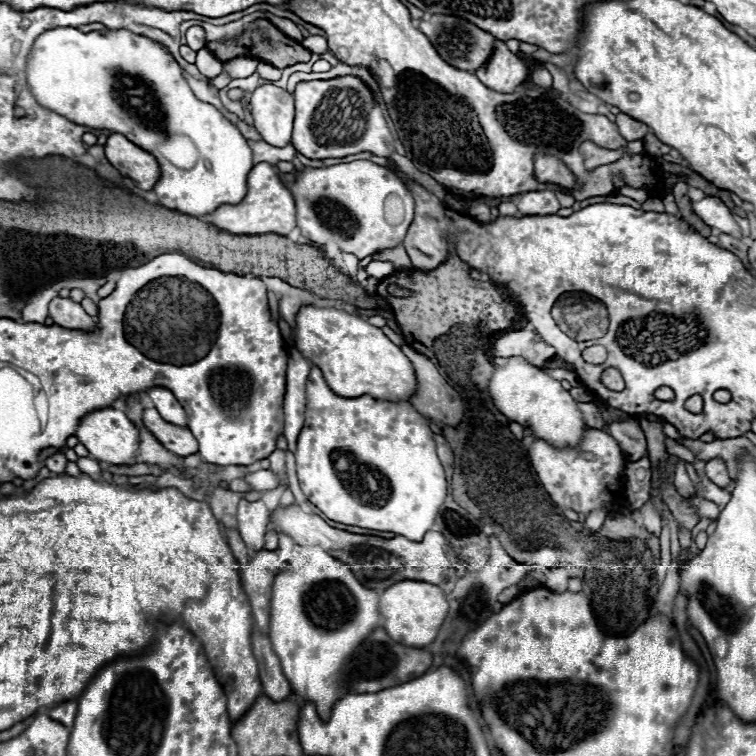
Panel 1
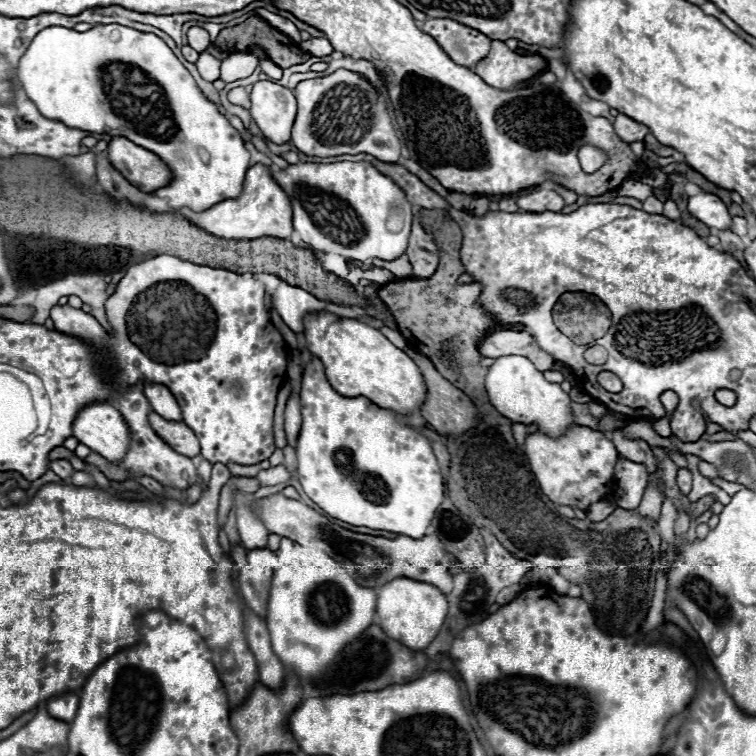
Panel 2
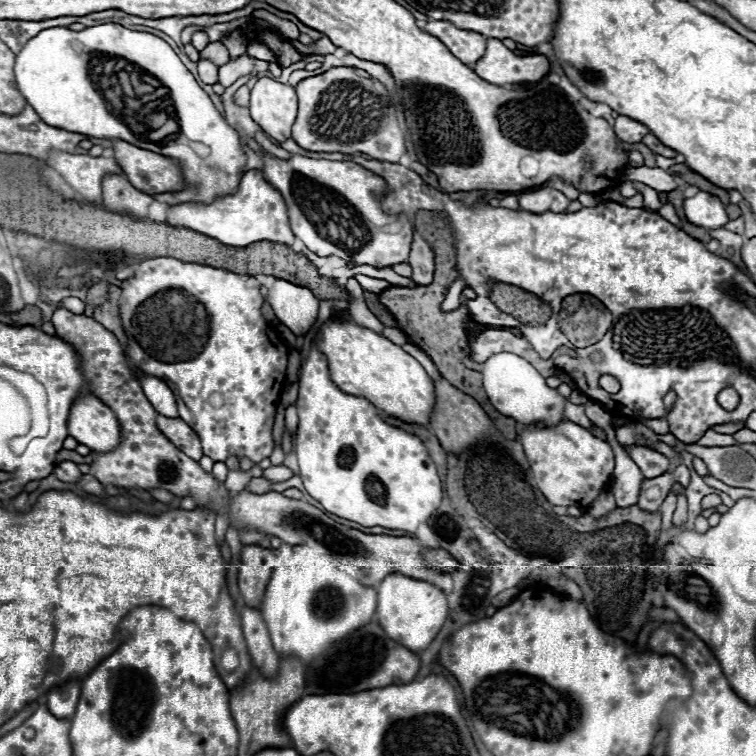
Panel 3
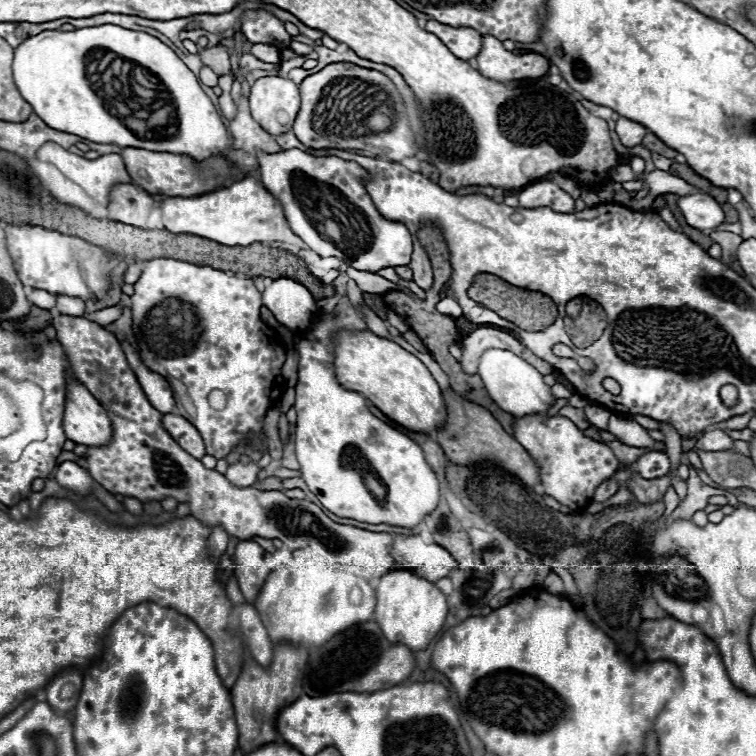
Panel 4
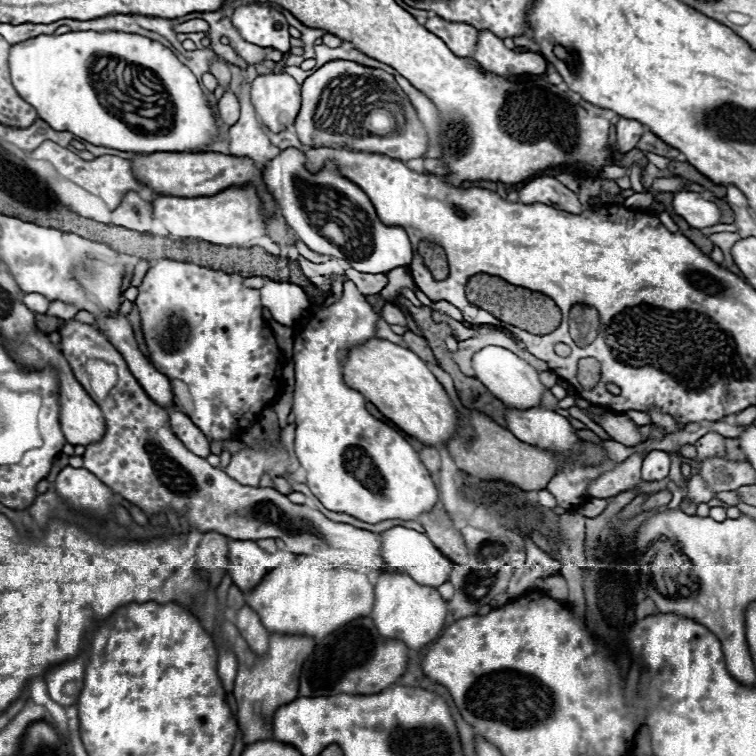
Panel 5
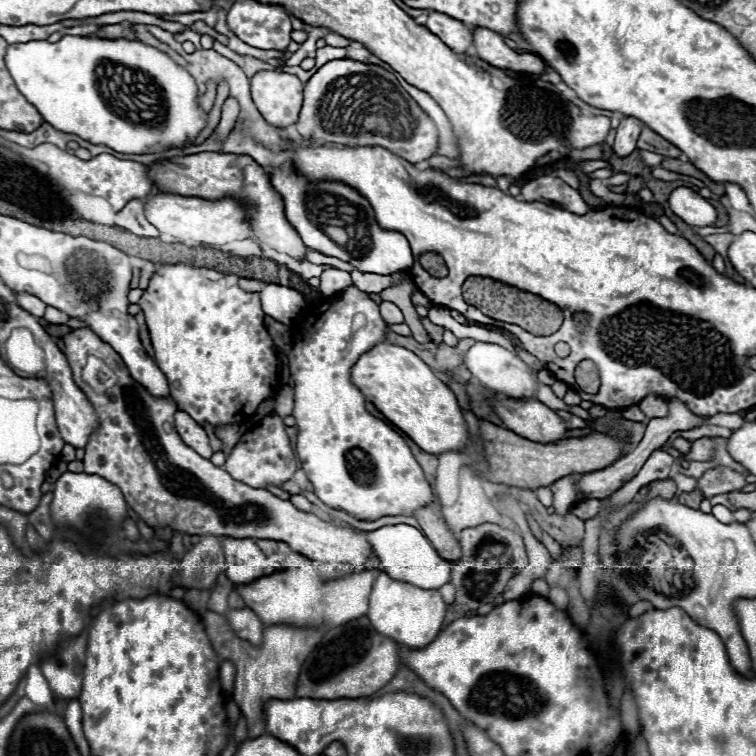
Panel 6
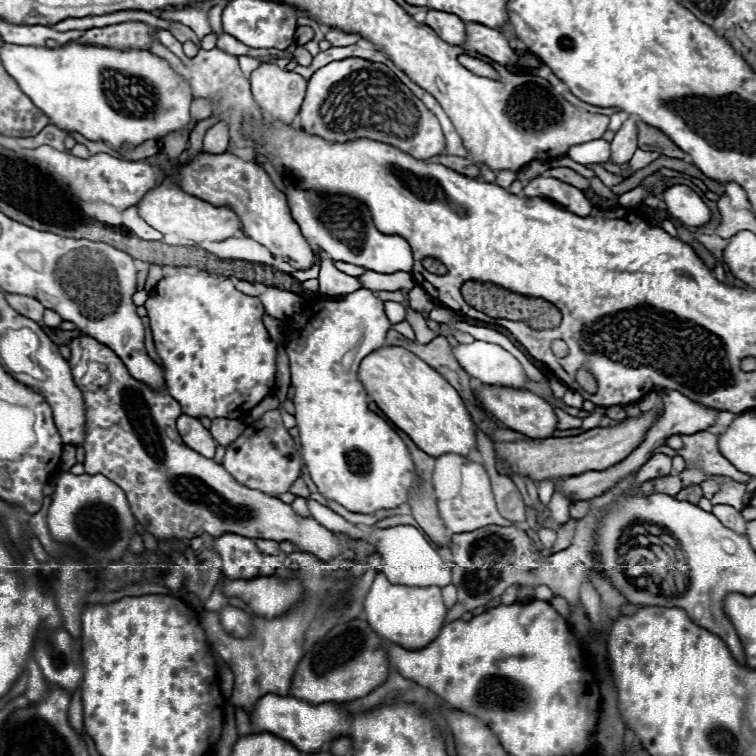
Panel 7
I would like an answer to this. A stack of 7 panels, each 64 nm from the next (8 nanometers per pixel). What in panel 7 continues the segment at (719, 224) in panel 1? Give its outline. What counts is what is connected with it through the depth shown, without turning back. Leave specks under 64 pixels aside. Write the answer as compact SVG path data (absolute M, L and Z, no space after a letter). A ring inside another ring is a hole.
M670 186L664 192L664 202L668 212L682 220L686 226L704 226L706 222L710 222L712 212L710 208L704 204L704 200L688 186Z

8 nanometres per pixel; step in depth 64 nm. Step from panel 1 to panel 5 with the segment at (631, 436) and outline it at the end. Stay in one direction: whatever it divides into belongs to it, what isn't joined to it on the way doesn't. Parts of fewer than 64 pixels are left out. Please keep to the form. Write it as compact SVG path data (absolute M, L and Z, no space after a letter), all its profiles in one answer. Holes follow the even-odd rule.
M652 450L646 454L642 462L642 480L652 482L652 480L664 480L670 470L670 454L662 450Z

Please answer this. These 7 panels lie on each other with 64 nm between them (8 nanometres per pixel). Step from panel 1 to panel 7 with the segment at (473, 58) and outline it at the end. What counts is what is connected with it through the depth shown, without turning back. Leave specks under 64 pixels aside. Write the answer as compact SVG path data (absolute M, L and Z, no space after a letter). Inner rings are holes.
M430 10L426 16L426 26L430 26L444 42L452 46L462 46L466 42L466 24L454 14Z

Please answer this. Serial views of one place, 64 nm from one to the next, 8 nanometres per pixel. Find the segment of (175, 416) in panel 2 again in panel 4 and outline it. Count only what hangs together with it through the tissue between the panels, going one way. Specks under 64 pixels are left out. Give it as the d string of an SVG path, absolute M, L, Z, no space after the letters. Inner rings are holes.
M122 342L122 348L126 352L126 358L128 358L128 362L130 362L130 366L132 366L132 370L134 370L134 374L136 374L140 386L142 386L142 390L146 392L148 400L152 402L152 406L156 410L160 410L162 414L172 414L174 412L174 394L172 394L166 378L162 378L160 374L154 374L152 370L148 370L140 362L136 350L128 342Z

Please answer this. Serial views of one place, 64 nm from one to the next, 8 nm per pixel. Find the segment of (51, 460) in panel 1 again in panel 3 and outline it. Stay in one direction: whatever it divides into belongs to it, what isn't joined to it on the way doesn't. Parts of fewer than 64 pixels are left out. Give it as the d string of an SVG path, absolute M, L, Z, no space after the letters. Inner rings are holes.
M58 462L56 466L54 466L54 474L62 480L62 482L76 482L80 476L82 476L82 472L76 468L76 464L74 462Z

